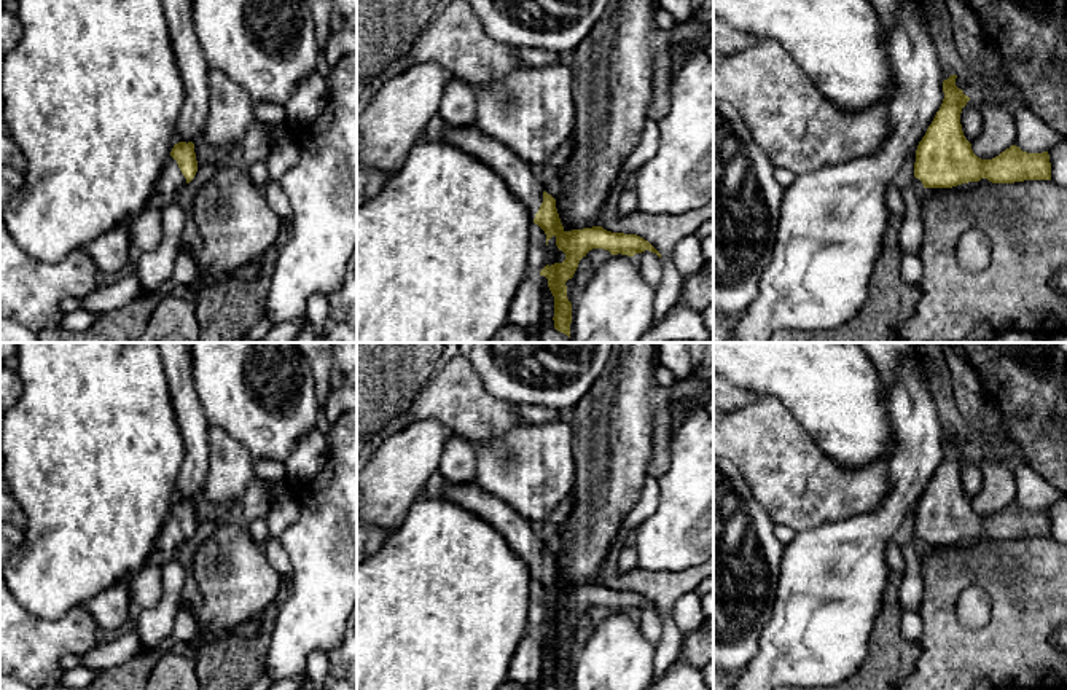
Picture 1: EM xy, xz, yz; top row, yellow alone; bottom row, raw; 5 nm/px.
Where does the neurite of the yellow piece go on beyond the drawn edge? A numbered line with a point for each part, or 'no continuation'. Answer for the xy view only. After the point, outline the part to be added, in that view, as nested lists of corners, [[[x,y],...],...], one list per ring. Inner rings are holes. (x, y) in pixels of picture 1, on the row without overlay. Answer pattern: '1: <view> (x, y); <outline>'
1: xy (172, 539); [[[170,513],[156,539],[154,548],[170,553],[183,553],[186,543],[188,540],[185,532],[182,531],[177,518]]]

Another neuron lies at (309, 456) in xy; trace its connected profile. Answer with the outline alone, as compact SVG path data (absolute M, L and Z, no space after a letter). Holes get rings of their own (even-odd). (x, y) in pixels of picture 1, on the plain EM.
M317 429L303 437L285 461L287 489L301 494L326 464L328 451L330 446Z

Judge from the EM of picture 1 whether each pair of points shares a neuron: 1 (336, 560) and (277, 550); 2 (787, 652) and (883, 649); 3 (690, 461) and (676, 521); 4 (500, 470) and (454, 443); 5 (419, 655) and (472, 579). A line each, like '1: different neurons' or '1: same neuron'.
1: different neurons
2: different neurons
3: same neuron
4: different neurons
5: same neuron

